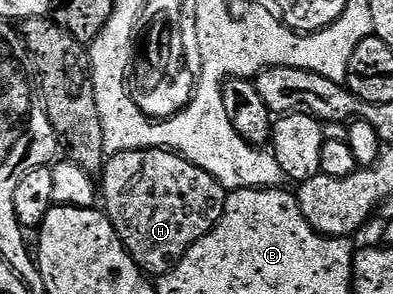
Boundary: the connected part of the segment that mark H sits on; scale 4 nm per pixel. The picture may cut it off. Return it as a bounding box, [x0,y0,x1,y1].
[104,149,228,275]

